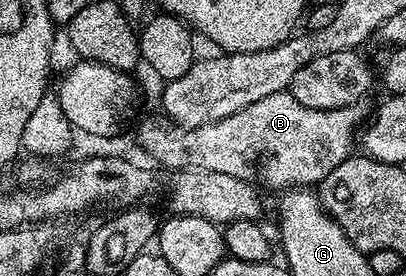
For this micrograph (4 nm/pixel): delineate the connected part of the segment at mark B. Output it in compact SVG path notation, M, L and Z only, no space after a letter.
M283 92L264 96L227 118L189 128L176 128L165 116L146 118L138 126L138 142L162 166L194 167L246 178L250 165L262 161L258 170L268 185L314 188L336 164L351 157L350 149L356 146L361 122L362 110L358 104L317 110L300 104L293 94Z

